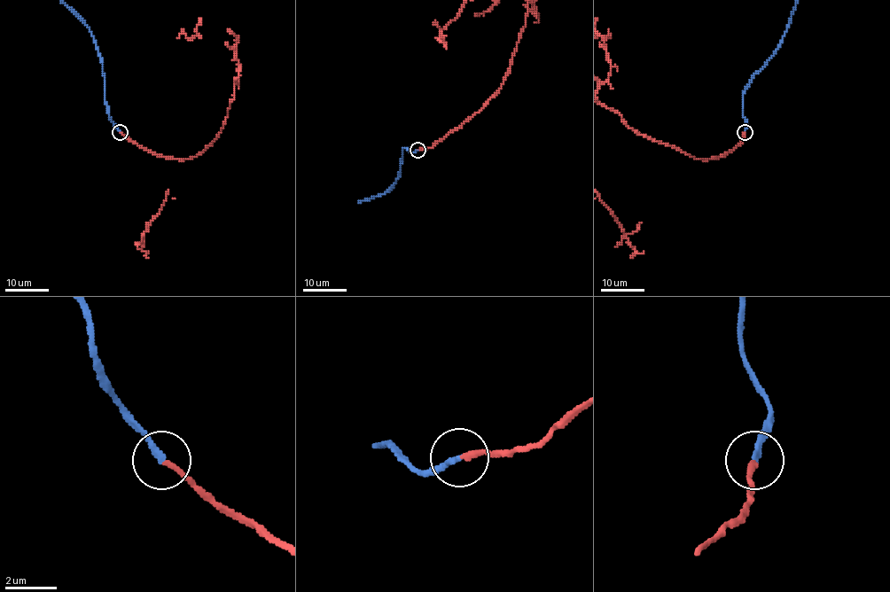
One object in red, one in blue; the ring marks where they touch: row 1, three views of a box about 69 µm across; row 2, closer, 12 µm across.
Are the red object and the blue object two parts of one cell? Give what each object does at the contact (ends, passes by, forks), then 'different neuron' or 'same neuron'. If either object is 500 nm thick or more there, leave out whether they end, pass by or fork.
red ends there; blue ends there; same neuron

